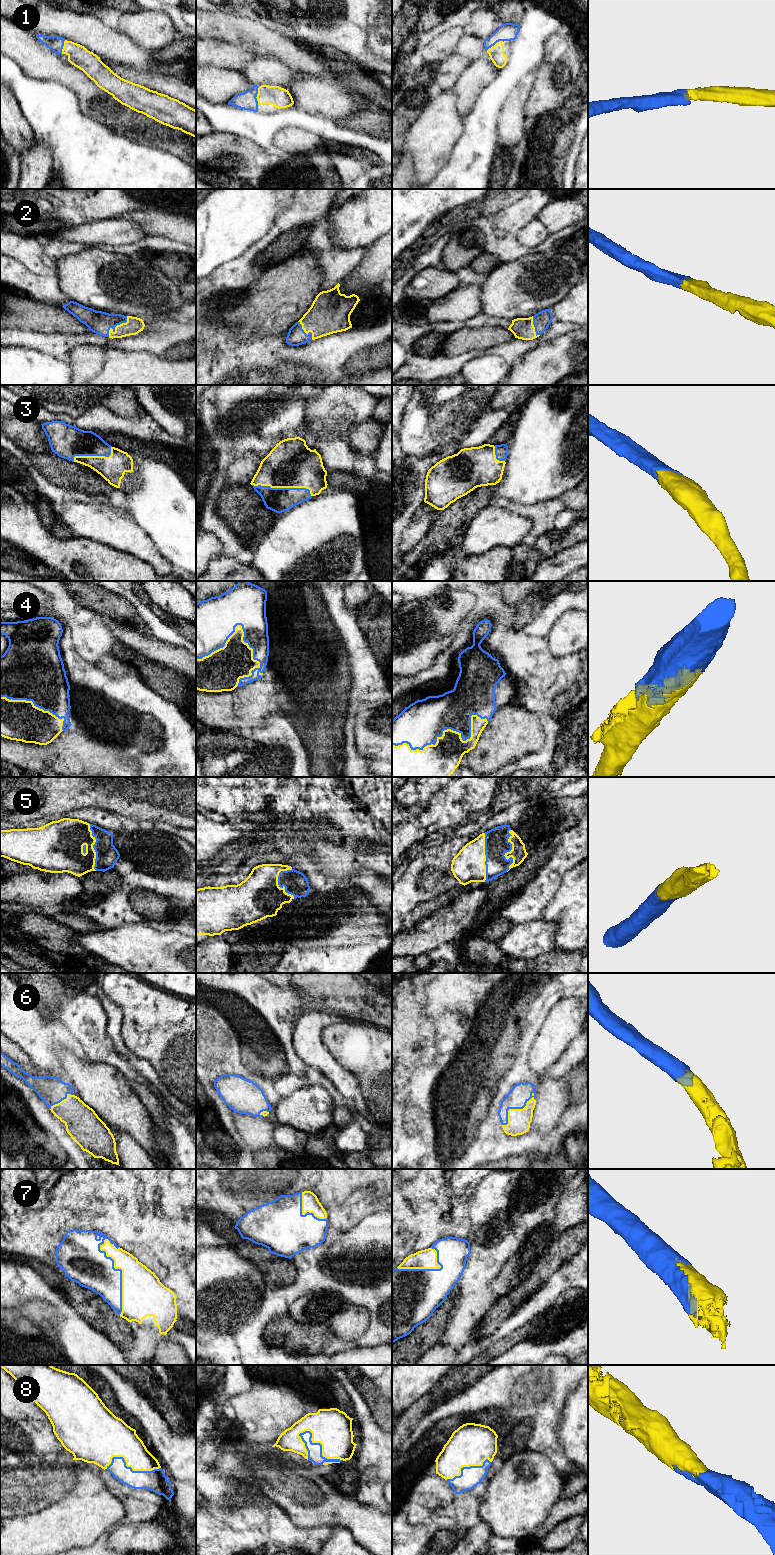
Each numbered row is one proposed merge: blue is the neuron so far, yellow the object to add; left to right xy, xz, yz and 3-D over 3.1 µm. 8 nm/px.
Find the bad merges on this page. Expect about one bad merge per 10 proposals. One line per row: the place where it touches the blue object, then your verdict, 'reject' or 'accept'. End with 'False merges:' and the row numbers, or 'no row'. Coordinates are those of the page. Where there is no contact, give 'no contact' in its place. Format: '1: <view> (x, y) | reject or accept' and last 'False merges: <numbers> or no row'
1: xz (256, 96) | accept
2: xy (117, 324) | accept
3: xz (284, 488) | accept
4: yz (448, 728) | accept
5: yz (506, 852) | accept
6: yz (514, 1108) | accept
7: xy (121, 1273) | accept
8: xz (321, 1446) | accept
False merges: no row

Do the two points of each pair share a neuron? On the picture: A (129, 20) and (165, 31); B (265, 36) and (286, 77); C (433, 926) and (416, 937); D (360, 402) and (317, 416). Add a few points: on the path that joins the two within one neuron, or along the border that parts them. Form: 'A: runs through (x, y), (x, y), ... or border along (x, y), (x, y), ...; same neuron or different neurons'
A: runs through (138, 25), (150, 30), (156, 30); same neuron
B: border along (257, 56), (277, 59), (298, 71); different neurons
C: runs through (429, 930), (420, 937); same neuron
D: runs through (349, 407), (328, 414); same neuron

